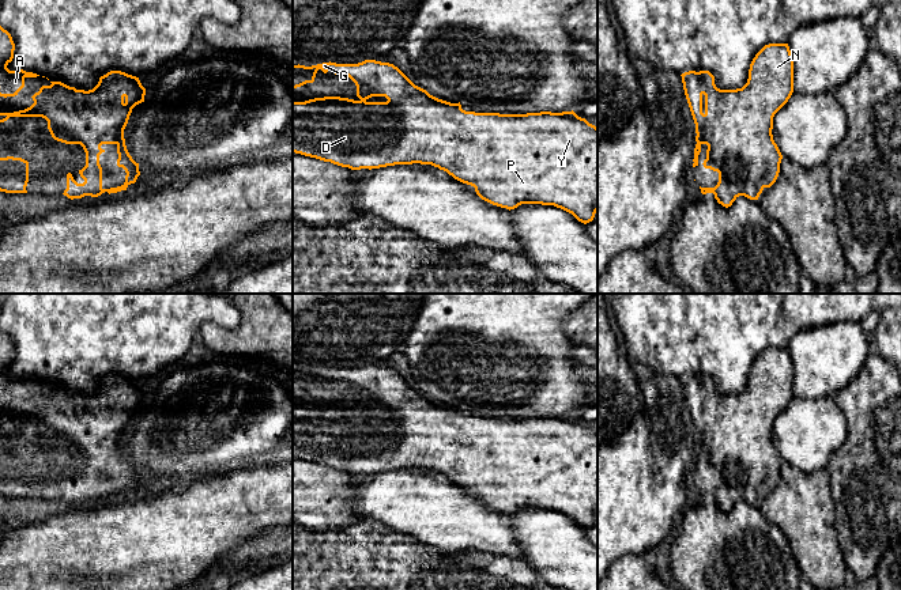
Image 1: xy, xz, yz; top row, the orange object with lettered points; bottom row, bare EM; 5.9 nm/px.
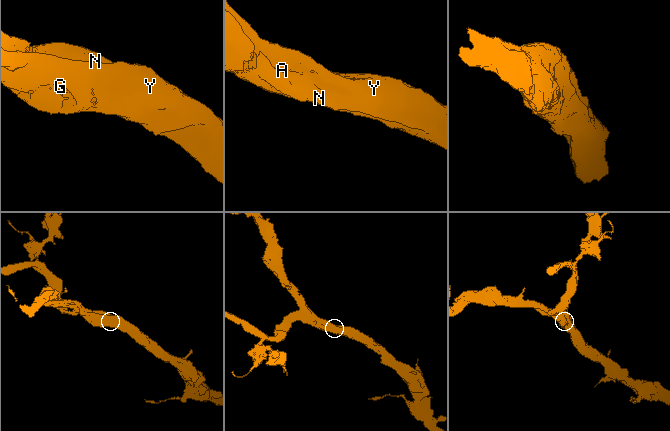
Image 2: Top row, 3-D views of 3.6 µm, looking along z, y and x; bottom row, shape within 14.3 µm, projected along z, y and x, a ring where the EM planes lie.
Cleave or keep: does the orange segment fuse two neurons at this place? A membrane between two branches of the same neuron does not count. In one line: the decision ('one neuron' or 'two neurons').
one neuron

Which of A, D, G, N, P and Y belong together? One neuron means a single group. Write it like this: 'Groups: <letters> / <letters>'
Groups: A D G N P Y

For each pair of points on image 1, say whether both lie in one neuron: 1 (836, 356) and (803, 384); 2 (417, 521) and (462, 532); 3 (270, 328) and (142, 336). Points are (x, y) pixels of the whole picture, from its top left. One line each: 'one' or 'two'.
1: one
2: one
3: two

